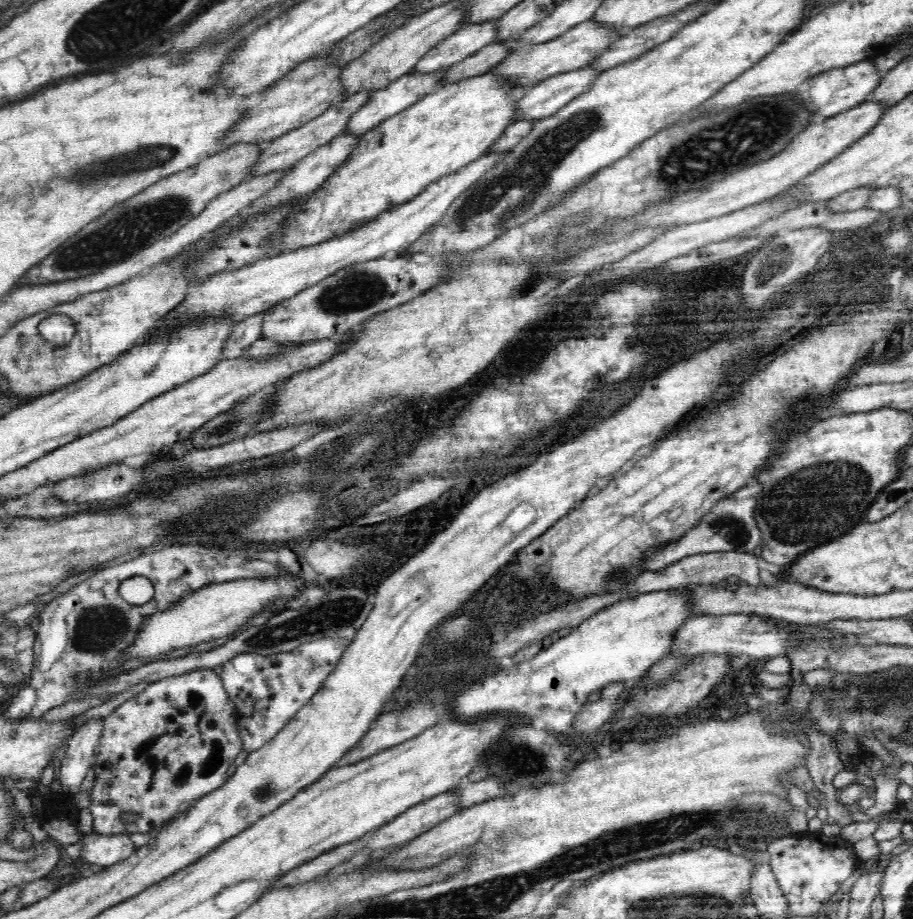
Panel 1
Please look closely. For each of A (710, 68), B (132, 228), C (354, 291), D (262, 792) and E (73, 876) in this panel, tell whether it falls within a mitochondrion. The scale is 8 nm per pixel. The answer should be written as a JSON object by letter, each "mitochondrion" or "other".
{"A":"other","B":"mitochondrion","C":"mitochondrion","D":"mitochondrion","E":"other"}

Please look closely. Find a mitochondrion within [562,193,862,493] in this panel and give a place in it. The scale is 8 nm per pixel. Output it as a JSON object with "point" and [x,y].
{"point":[779,261]}

